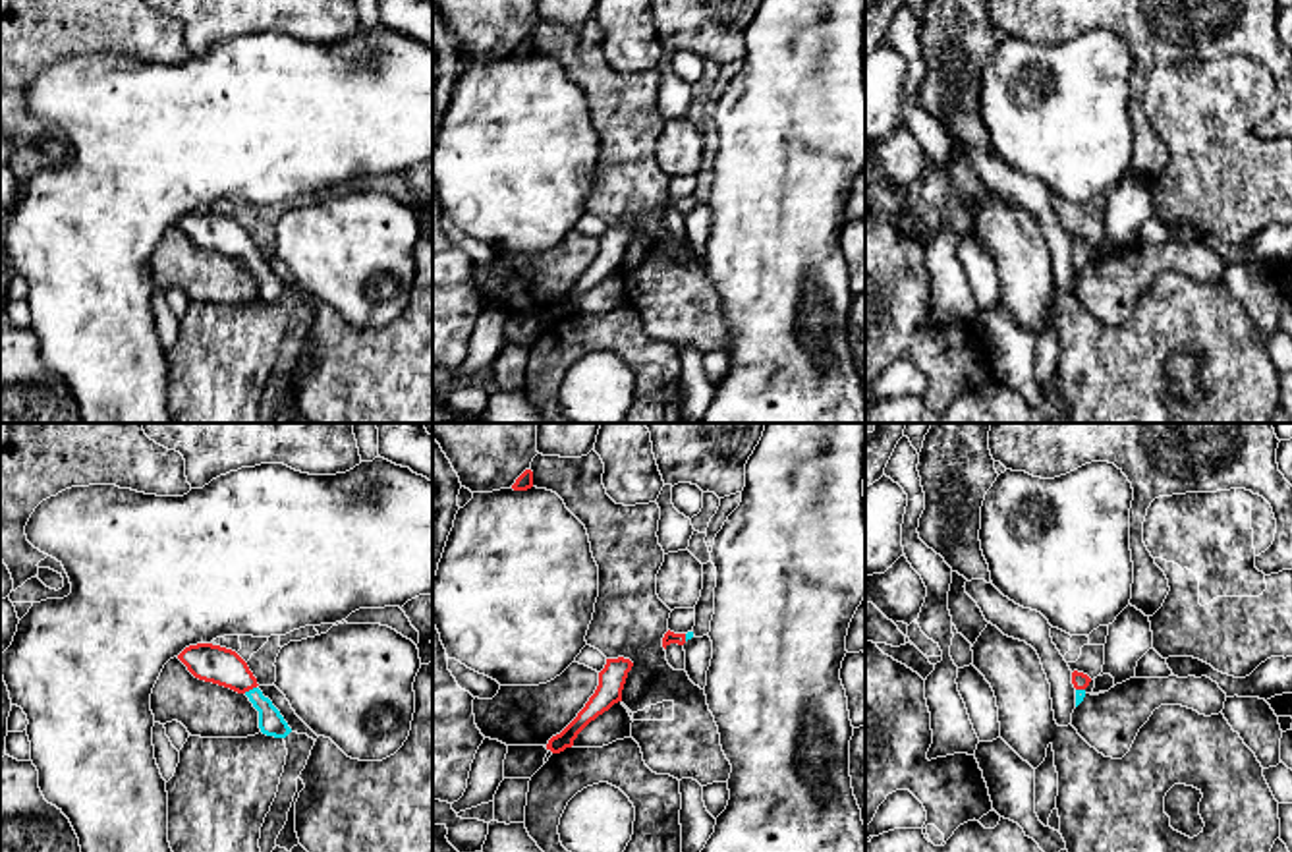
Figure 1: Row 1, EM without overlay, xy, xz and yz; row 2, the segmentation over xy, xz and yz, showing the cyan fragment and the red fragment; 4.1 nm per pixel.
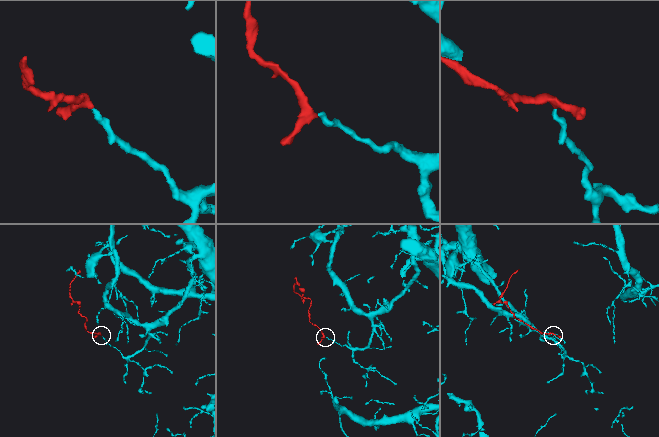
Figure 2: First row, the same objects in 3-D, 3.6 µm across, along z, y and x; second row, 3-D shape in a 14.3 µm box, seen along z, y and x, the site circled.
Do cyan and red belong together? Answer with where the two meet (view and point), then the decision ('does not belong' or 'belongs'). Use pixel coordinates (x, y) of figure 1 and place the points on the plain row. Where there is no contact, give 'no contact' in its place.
xy (250, 257) | belongs

